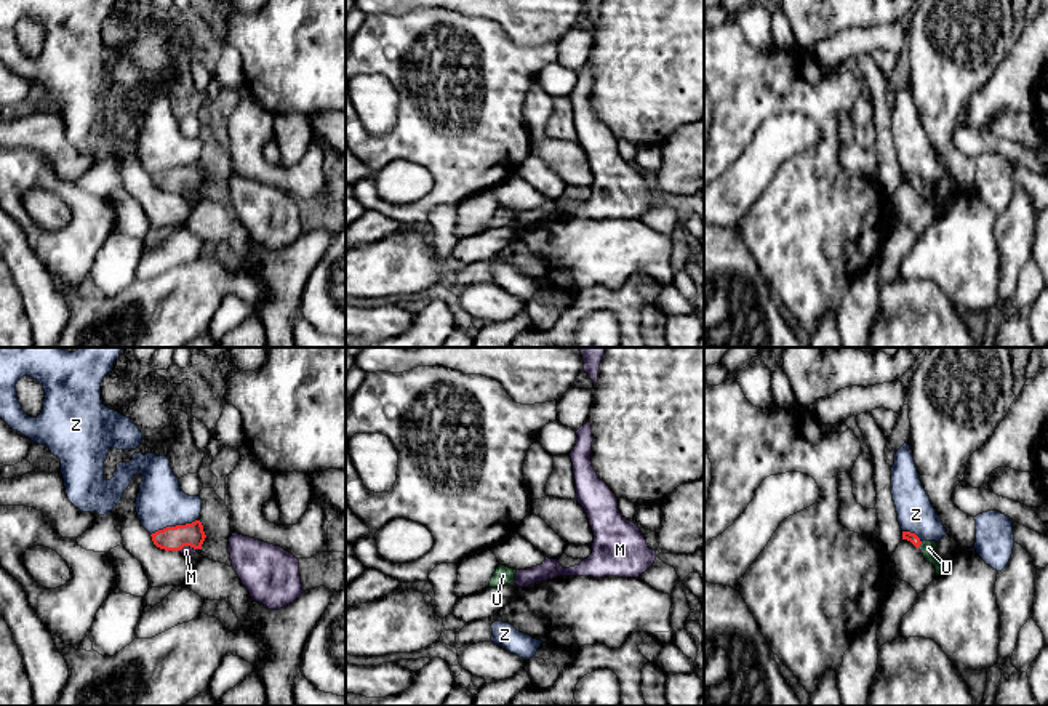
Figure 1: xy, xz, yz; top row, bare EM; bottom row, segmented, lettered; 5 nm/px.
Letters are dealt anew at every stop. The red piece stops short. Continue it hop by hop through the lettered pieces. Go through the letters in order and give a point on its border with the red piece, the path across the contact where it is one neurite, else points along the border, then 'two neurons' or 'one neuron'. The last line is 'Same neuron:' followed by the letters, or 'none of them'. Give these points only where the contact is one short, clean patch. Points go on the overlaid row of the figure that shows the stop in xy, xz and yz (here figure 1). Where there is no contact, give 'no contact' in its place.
M: xy (189, 545) | two neurons
U: yz (920, 543) | across yz (906, 535), (920, 543), (928, 548) | one neuron
Z: xy (176, 525) | along xy (199, 519), (189, 524), (167, 525), (151, 535) | two neurons
Same neuron: U

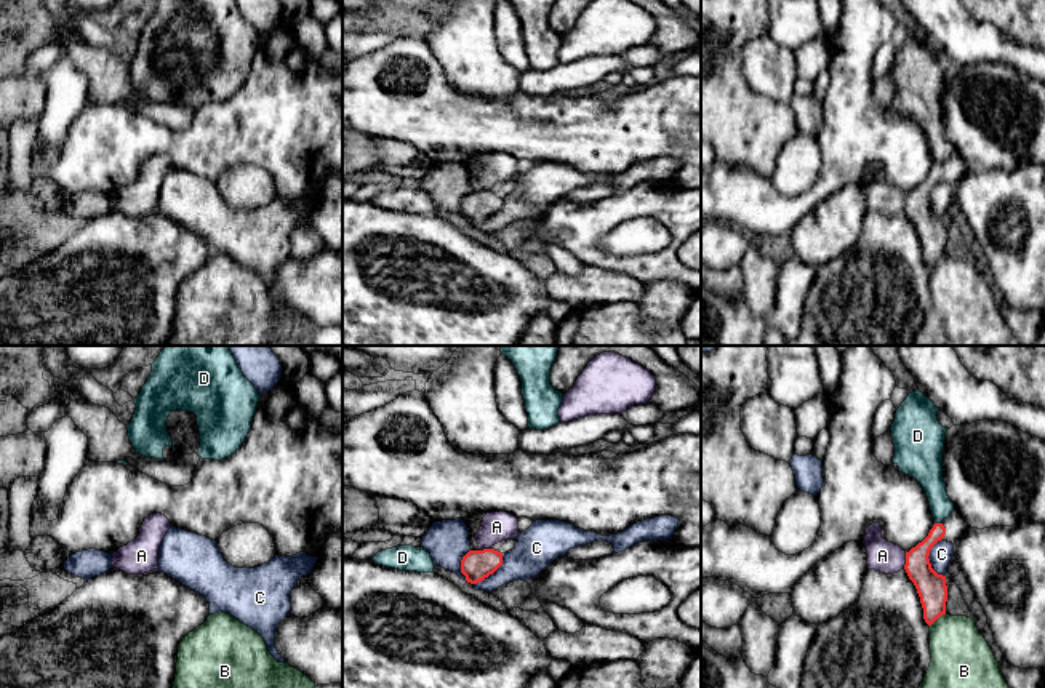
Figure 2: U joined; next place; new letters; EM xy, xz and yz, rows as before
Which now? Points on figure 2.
A: yz (906, 560) | two neurons
B: yz (936, 618) | two neurons
C: yz (928, 560) | along yz (940, 540), (932, 548), (928, 562), (944, 576) | two neurons
D: yz (938, 524) | two neurons
Same neuron: none of them

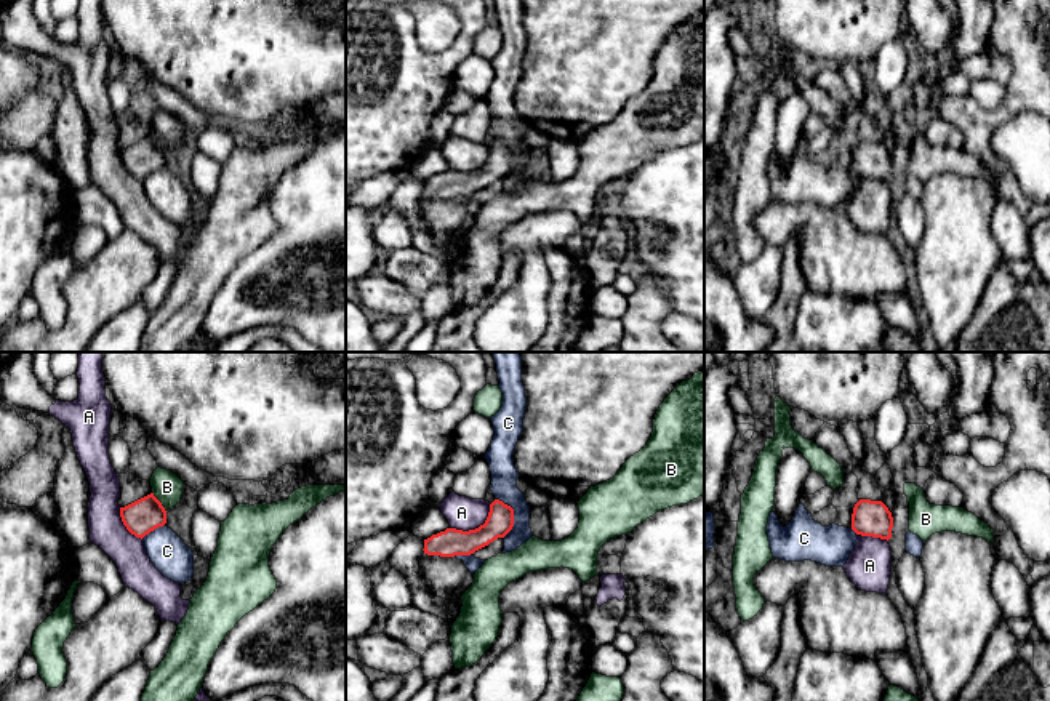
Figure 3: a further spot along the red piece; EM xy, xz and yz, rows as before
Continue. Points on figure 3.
A: xz (476, 528) | along xz (492, 503), (487, 519), (477, 527), (468, 530), (450, 528) | two neurons
B: xy (159, 501) | two neurons
C: xz (512, 516) | two neurons
Same neuron: none of them

